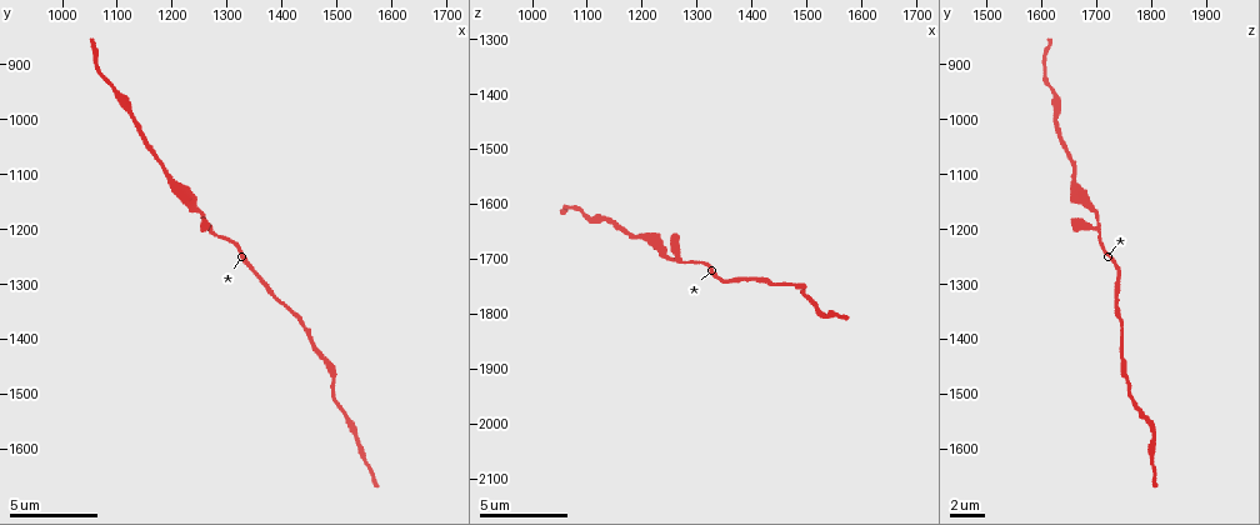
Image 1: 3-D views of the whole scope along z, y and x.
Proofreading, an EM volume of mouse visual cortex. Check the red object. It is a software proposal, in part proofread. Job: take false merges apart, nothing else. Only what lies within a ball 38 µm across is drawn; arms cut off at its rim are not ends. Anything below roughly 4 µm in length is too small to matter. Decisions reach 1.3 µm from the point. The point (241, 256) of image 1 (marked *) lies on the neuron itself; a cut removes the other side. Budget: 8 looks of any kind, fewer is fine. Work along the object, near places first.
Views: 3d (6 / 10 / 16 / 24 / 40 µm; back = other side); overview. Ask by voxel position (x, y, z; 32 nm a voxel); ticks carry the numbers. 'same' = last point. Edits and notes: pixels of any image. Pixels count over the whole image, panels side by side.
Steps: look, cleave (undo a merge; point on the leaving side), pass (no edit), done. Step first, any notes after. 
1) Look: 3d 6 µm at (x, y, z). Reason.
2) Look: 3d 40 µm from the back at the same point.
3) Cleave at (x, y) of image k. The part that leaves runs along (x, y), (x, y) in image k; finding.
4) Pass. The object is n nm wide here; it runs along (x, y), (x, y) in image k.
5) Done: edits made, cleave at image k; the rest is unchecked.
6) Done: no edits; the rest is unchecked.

Look: 3d 10 µm at (1390, 1330, 1740). Narrows sharply.

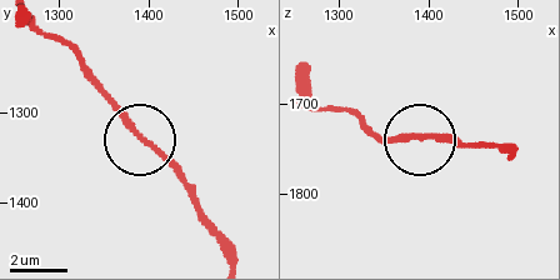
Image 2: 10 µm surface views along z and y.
Pass. It runs along (85, 70), (118, 118), (194, 194) in image 2; one neuron here.

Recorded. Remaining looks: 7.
Look: 3d 10 µm at (1505, 1530, 1780). Sudden change in width.

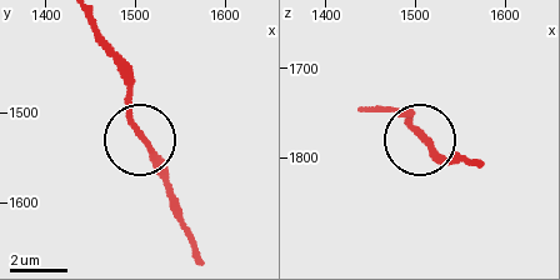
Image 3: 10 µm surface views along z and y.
Look: 3d 10 µm from the back at (1505, 1525, 1775).

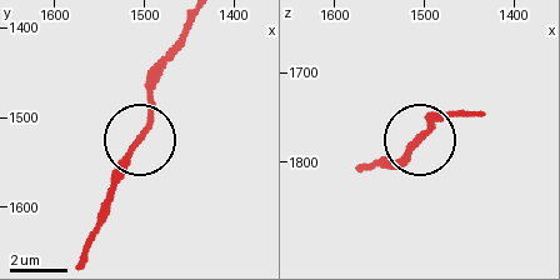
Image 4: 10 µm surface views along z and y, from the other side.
Pass. The object is 200 nm wide here; all the same neuron.

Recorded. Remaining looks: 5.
Look: 3d 16 µm at (1250, 1160, 1700).

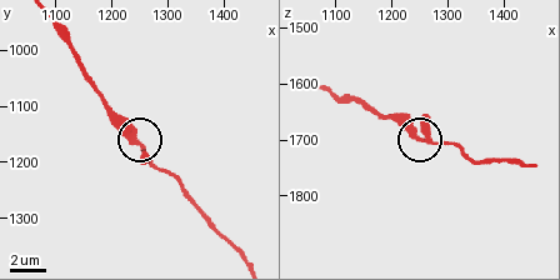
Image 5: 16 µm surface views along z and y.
Look: 3d 6 µm at (1250, 1160, 1700).

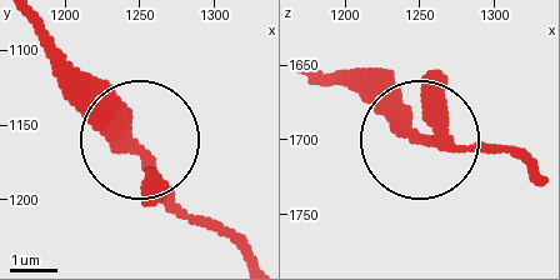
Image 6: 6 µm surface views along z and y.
Pass. It runs along (529, 165), (498, 145), (414, 138), (346, 78) in image 6; one neuron here.

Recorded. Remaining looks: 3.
Look: 3d 10 µm at (1140, 1010, 1630). Calibre changes.

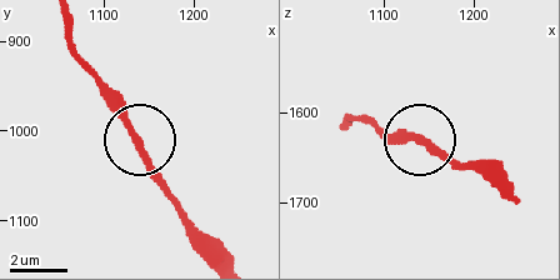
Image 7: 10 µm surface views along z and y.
Pass. One neuron here.

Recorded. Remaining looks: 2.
Done: no edits; the rest is unchecked.

